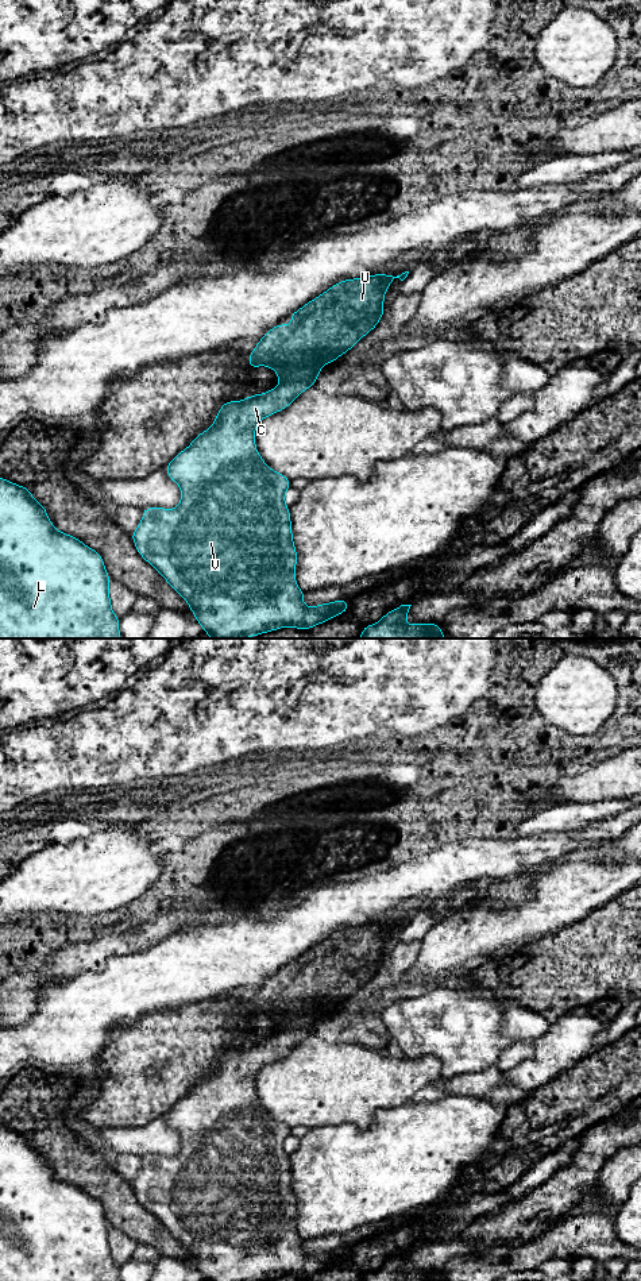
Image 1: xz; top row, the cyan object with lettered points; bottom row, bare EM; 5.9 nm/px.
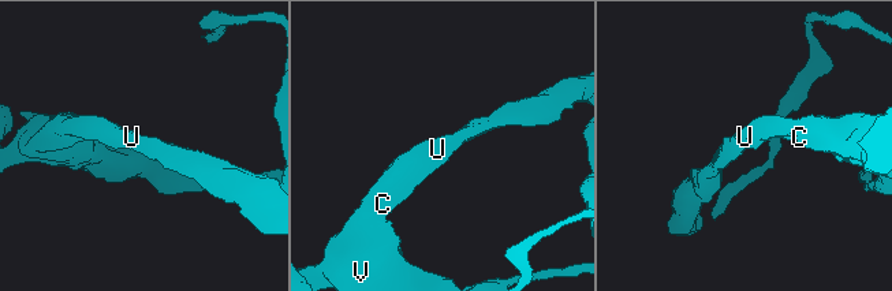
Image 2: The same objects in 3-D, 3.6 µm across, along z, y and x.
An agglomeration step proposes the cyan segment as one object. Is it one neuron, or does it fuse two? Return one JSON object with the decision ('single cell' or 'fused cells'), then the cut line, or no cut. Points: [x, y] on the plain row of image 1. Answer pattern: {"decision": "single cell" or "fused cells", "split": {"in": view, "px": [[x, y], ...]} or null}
{"decision": "single cell", "split": null}

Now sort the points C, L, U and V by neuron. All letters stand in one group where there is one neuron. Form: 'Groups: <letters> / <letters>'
Groups: C L U V

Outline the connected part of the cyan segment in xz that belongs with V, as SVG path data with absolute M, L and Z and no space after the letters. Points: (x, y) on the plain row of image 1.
M409 919L397 925L374 922L340 929L291 961L290 976L283 971L267 979L250 1000L248 1014L271 1015L279 1026L279 1033L238 1050L224 1050L213 1073L166 1114L167 1124L181 1135L181 1150L171 1158L144 1155L142 1169L131 1185L139 1203L188 1250L204 1281L266 1281L286 1274L306 1278L348 1259L347 1247L312 1255L304 1253L302 1245L306 1241L298 1235L294 1226L297 1197L293 1191L290 1158L285 1151L290 1127L264 1111L255 1093L255 1077L264 1065L286 1057L304 1038L314 1034L324 1012L348 1000L378 973L386 957L383 948L387 935L394 926L403 929L408 922Z

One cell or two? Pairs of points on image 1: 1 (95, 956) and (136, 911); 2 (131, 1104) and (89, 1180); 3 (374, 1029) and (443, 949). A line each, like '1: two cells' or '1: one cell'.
1: two cells
2: two cells
3: one cell

